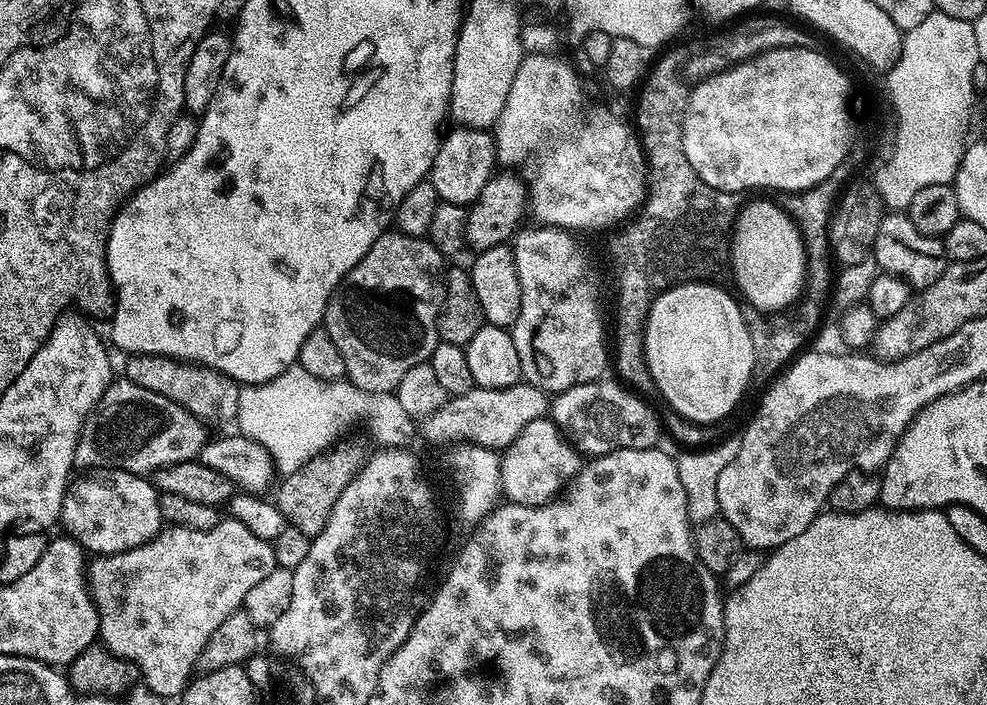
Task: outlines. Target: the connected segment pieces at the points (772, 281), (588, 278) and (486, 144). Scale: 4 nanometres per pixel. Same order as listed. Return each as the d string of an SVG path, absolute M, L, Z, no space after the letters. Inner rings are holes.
M756 200L737 215L730 241L730 269L743 296L756 308L774 314L792 305L806 286L807 243L791 213L770 200Z
M535 226L514 236L518 278L522 286L522 306L510 331L518 350L523 379L549 394L559 394L579 384L594 382L610 368L610 344L606 339L606 316L600 313L600 276L588 252L571 231L557 226Z
M456 126L453 129L440 141L440 149L432 163L430 183L443 203L471 206L485 195L484 187L496 164L496 142L493 133L483 128Z

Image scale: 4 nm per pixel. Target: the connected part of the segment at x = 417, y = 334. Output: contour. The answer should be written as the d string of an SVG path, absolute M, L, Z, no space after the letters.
M389 230L380 236L374 242L374 246L370 246L370 250L362 258L362 262L358 262L358 266L351 268L344 276L343 280L336 285L336 291L328 300L328 308L324 311L322 321L323 327L327 328L330 338L334 341L334 346L337 346L341 351L344 362L344 370L347 379L352 381L352 384L358 386L363 392L369 392L375 396L389 395L393 393L403 375L407 373L413 366L427 363L440 343L438 326L438 318L440 310L444 307L444 286L446 283L446 263L445 257L442 255L439 248L432 243L431 239L423 236L408 236L406 233L399 230Z

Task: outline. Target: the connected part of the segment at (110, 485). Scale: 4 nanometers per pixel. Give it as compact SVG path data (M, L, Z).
M107 466L101 472L92 472L80 481L73 483L64 493L64 505L60 511L59 523L64 524L63 531L79 542L92 554L111 556L114 552L125 552L153 540L165 523L160 509L161 493L147 475L128 472L125 468Z

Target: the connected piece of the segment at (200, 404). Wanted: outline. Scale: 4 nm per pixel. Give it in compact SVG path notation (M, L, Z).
M140 354L128 364L127 379L135 381L146 390L154 390L174 402L187 408L193 416L201 421L229 420L235 421L238 410L238 398L241 385L229 376L208 368L191 368L188 364L179 364L179 359L169 358L164 354Z

